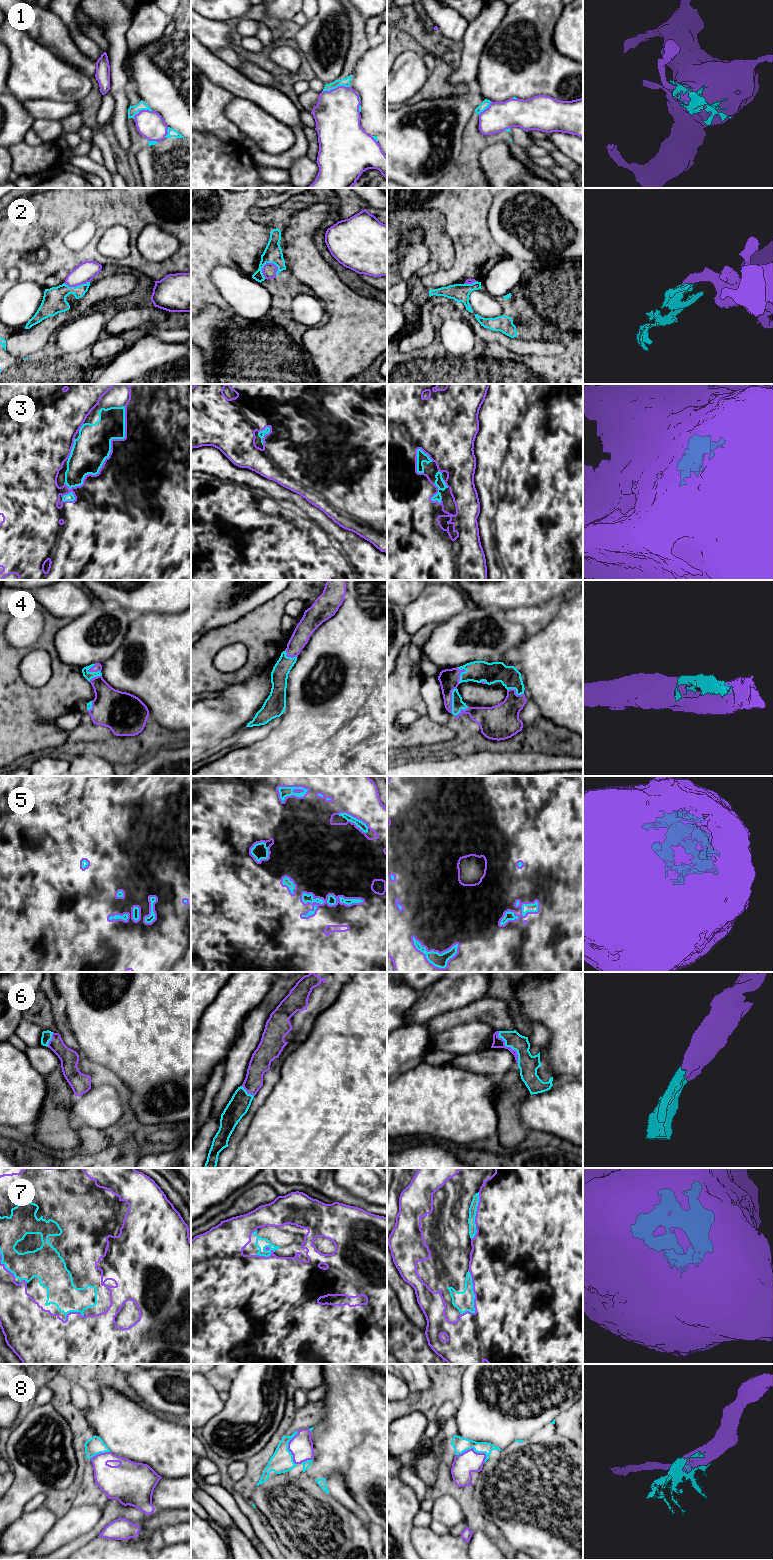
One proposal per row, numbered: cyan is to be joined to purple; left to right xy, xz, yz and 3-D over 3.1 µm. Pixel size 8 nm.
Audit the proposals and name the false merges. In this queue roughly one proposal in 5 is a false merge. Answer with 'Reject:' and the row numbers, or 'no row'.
Reject: 2

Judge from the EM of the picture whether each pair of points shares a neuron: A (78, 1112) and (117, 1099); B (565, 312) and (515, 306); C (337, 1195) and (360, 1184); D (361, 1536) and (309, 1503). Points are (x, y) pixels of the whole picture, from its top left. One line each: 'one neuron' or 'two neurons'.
A: one neuron
B: one neuron
C: two neurons
D: one neuron

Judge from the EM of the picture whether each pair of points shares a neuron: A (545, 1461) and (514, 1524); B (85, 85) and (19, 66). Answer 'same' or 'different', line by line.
A: same
B: same

